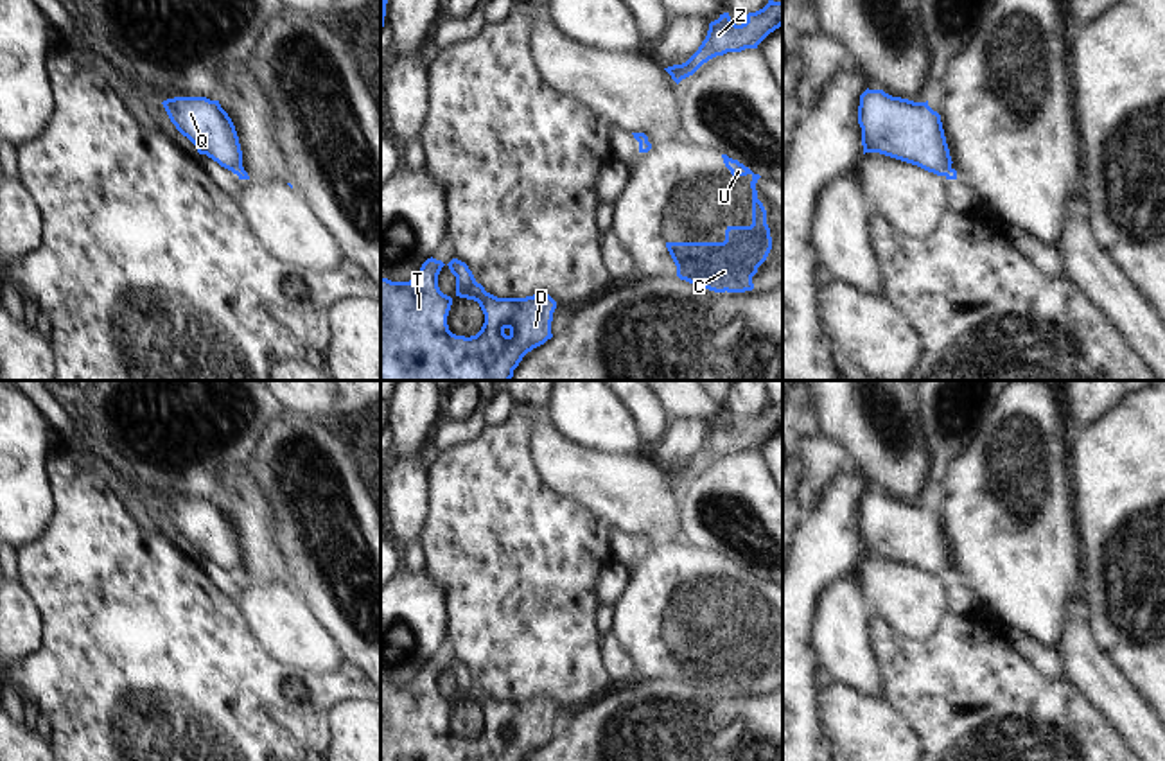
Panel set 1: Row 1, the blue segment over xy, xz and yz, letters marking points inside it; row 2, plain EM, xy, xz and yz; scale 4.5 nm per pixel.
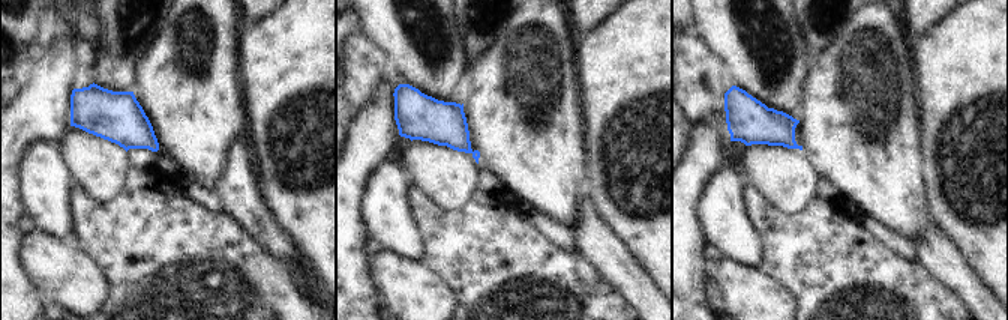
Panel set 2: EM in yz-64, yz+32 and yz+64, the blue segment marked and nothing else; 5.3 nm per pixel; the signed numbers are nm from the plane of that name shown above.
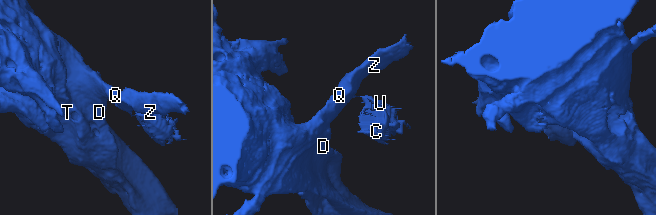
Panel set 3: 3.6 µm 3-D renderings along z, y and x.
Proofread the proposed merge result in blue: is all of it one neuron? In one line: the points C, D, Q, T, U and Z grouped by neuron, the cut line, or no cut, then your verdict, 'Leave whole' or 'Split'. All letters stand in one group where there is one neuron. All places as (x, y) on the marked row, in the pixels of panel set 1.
Groups: C U / D Q T Z. Split along xy (245, 171), (237, 174). Split

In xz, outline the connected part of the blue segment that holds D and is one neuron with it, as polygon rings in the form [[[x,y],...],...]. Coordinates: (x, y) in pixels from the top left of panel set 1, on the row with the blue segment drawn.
[[[431,257],[409,282],[391,282],[381,276],[381,380],[510,380],[522,357],[553,337],[551,321],[556,302],[549,294],[497,298],[476,282],[465,262],[452,258],[447,266],[456,276],[456,296],[477,302],[485,314],[485,323],[476,336],[456,336],[447,325],[452,298],[438,287],[443,266],[442,260]]]

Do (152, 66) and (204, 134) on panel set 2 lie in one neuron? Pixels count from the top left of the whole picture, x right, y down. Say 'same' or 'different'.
same

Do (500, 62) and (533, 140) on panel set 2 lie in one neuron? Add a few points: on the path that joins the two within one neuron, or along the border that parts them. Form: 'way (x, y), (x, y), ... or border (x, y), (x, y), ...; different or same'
way (519, 81), (524, 120); same

